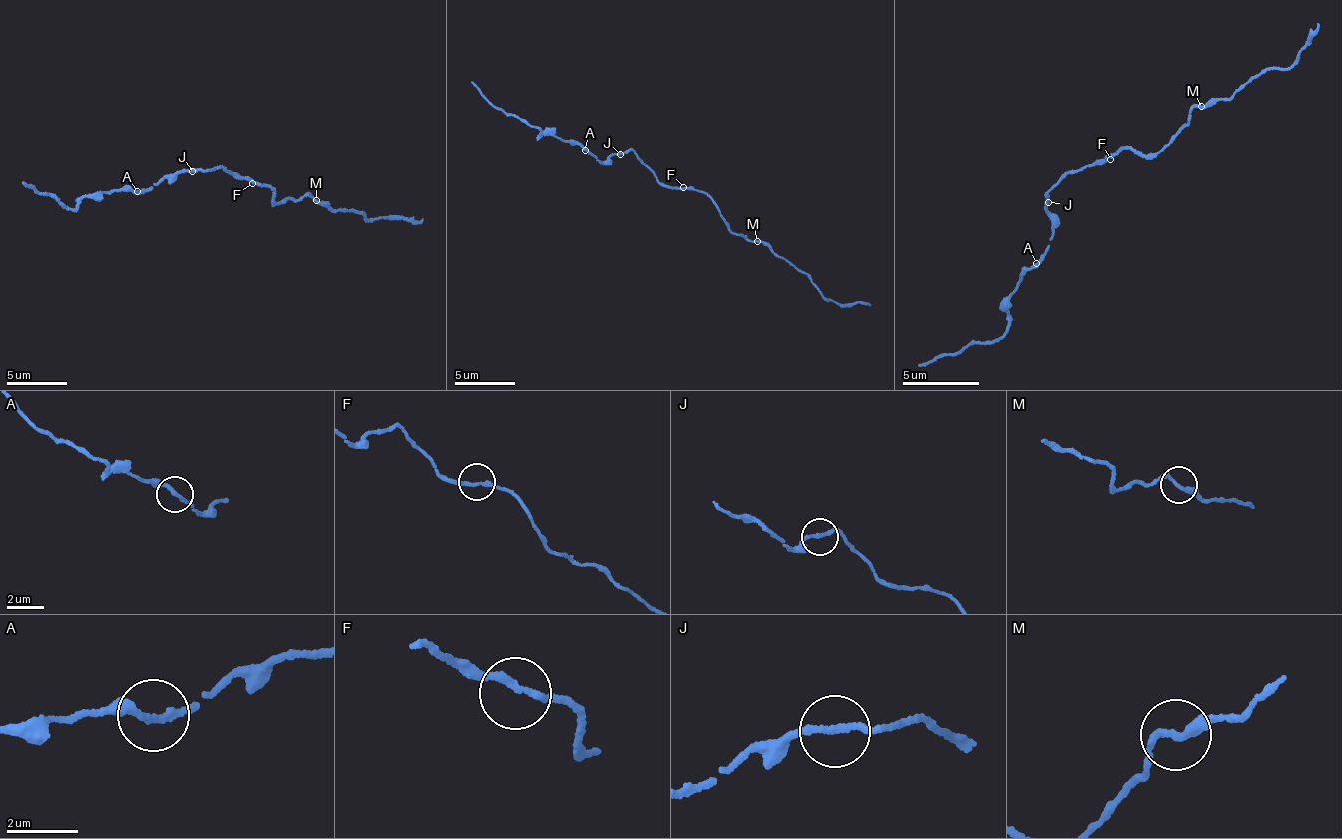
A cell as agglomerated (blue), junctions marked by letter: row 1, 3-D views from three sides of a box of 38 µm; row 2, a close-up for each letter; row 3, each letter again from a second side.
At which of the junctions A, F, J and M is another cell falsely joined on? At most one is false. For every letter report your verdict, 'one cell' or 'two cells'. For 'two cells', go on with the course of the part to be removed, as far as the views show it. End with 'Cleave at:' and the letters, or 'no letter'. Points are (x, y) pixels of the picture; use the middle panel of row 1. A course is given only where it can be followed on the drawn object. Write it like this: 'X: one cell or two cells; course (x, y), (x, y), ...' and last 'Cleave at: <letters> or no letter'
A: one cell
F: one cell
J: one cell
M: one cell
Cleave at: no letter

